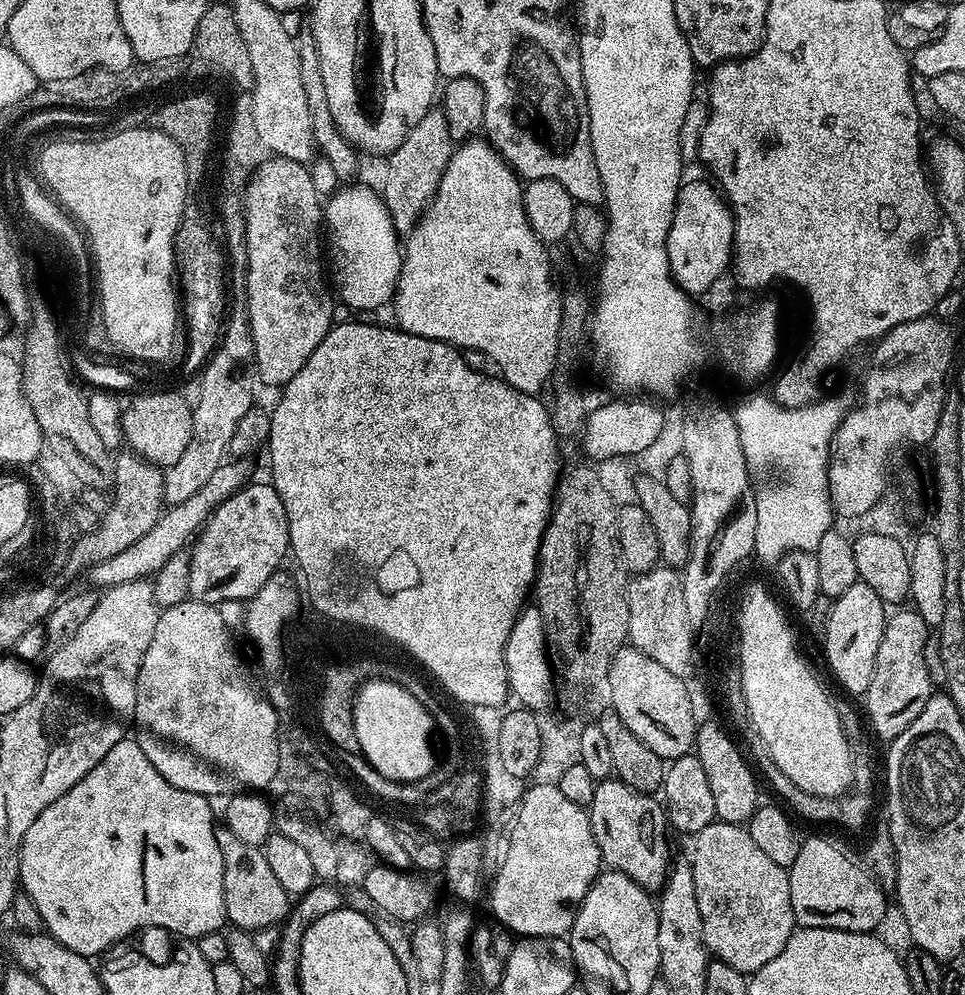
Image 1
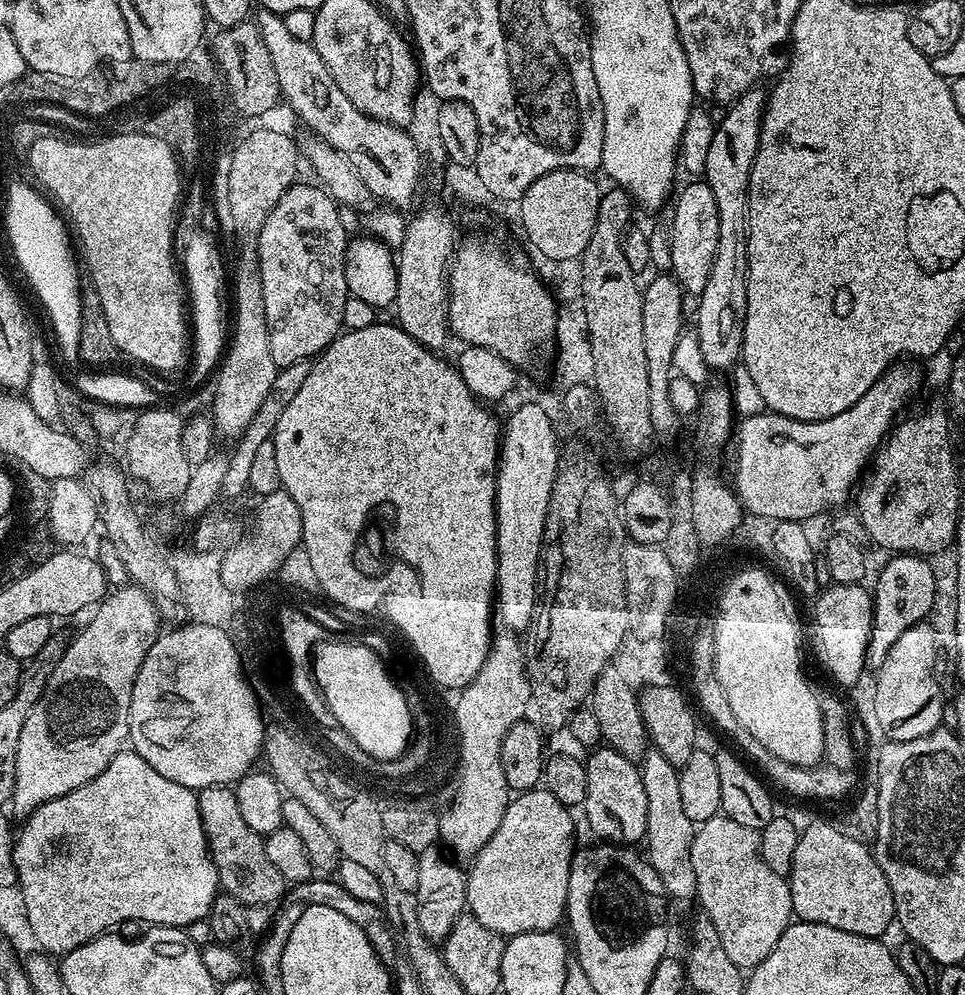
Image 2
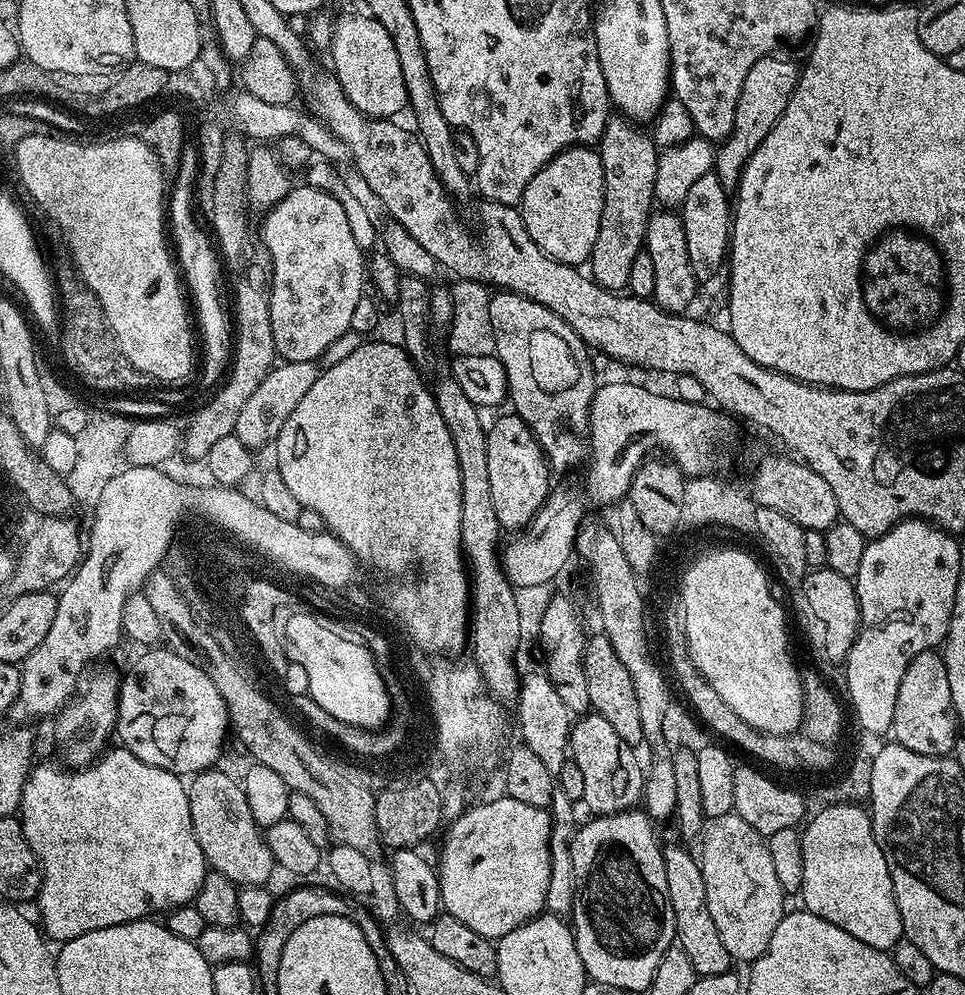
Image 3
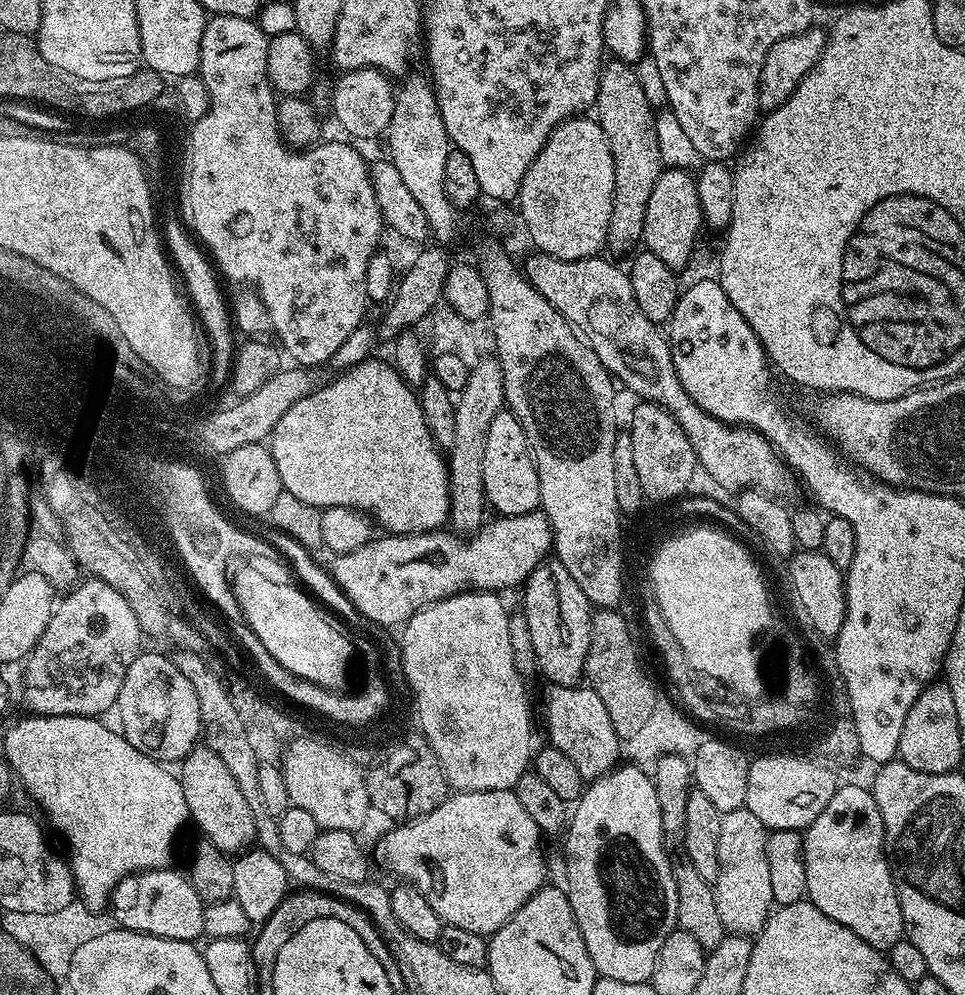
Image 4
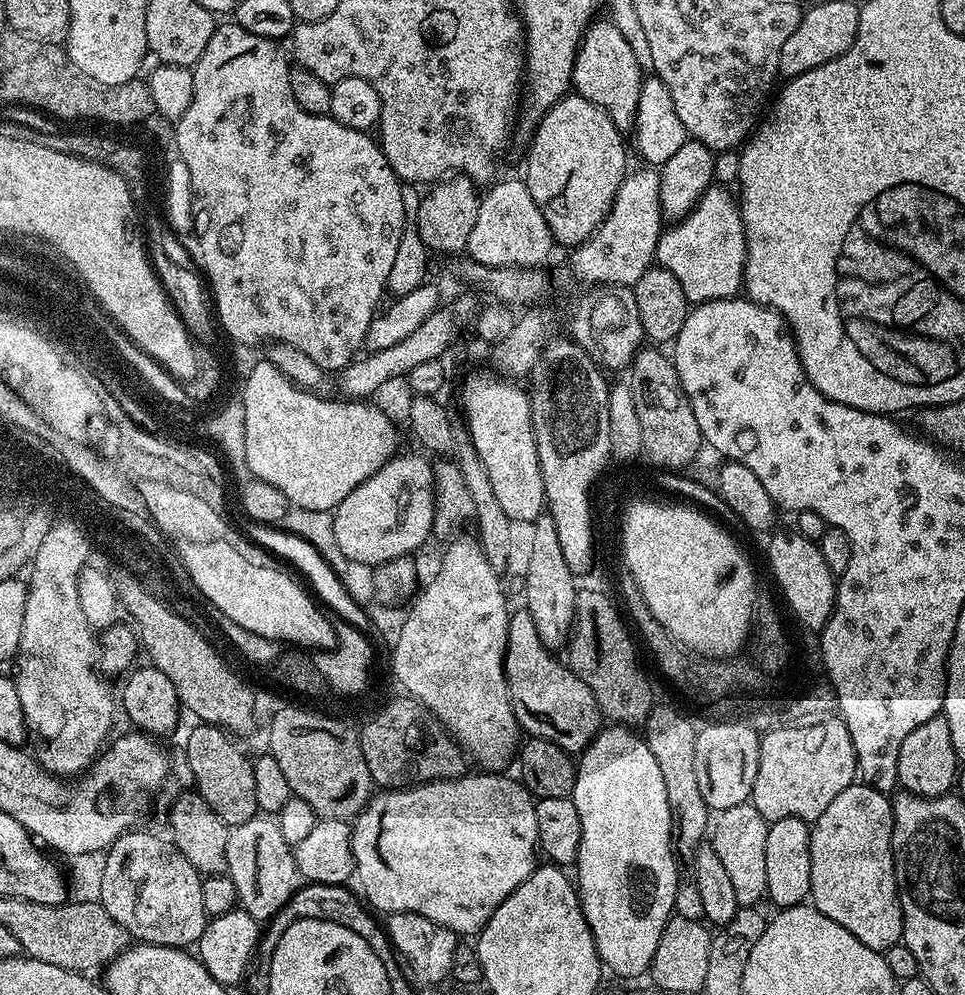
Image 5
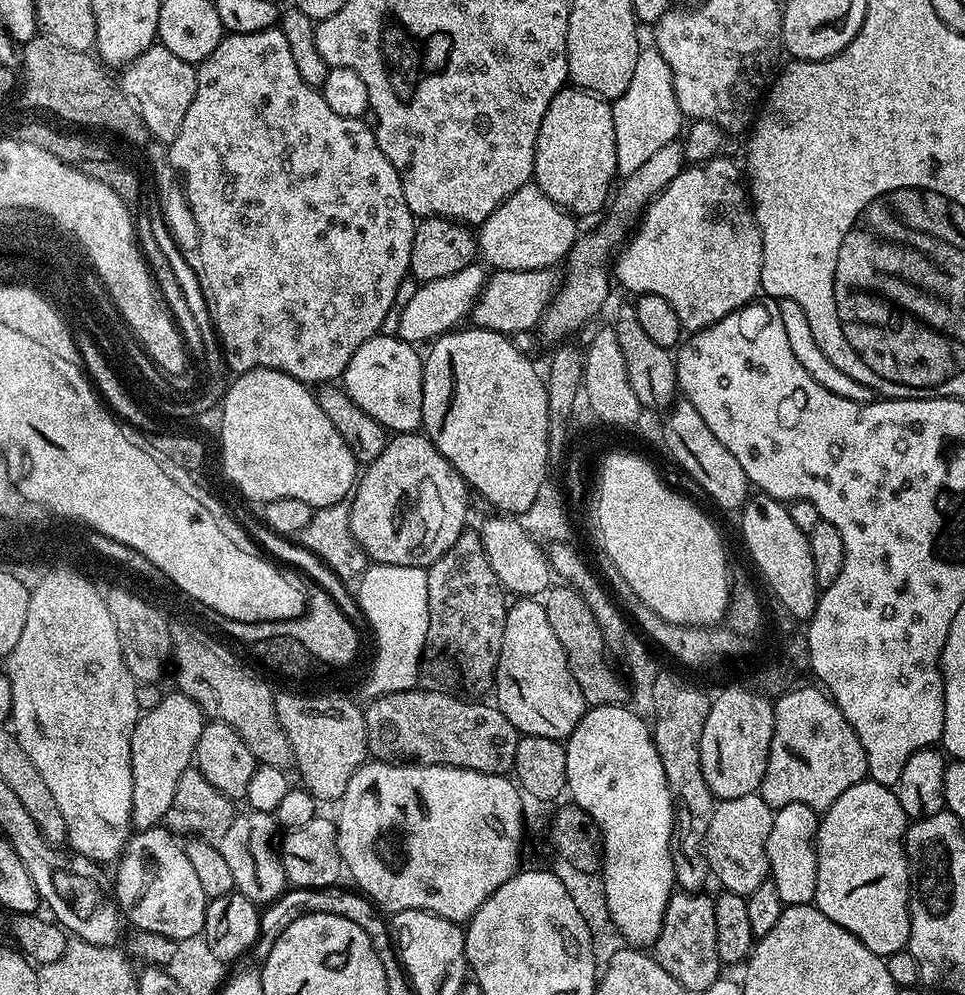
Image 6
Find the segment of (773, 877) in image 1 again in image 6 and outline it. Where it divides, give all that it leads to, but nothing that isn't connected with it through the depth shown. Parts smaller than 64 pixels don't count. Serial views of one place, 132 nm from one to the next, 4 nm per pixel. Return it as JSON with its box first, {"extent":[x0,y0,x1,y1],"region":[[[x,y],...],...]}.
{"extent":[704,792,772,898],"region":[[[756,792],[742,794],[742,798],[730,798],[717,803],[714,818],[710,818],[710,830],[706,830],[704,853],[708,859],[708,871],[713,877],[720,879],[720,888],[747,898],[751,892],[758,890],[764,880],[769,879],[768,855],[766,842],[770,838],[772,825],[772,809]]]}

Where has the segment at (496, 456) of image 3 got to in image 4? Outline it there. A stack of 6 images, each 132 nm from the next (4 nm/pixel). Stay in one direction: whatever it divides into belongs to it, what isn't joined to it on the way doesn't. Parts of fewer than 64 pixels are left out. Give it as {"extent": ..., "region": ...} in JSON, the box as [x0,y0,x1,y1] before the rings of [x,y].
{"extent":[484,410,540,516],"region":[[[501,410],[490,422],[490,434],[486,434],[484,455],[484,494],[489,505],[497,508],[500,516],[517,516],[540,508],[538,474],[528,449],[528,439],[512,412]]]}

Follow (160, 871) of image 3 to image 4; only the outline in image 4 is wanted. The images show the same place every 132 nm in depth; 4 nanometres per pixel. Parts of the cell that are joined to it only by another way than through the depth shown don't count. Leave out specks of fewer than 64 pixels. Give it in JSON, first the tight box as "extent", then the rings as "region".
{"extent":[3,714,189,909],"region":[[[24,714],[21,720],[16,720],[4,732],[3,759],[8,761],[15,779],[24,786],[32,795],[32,800],[48,815],[48,820],[60,831],[64,844],[68,847],[67,855],[70,857],[72,877],[76,883],[76,891],[79,899],[85,902],[91,909],[103,909],[112,899],[112,891],[124,878],[141,872],[149,872],[151,868],[167,868],[173,863],[172,847],[176,844],[176,835],[180,832],[184,820],[189,819],[186,798],[182,794],[179,775],[175,771],[167,772],[163,763],[157,762],[142,750],[134,750],[130,742],[115,727],[107,728],[103,719],[94,716],[34,716]]]}

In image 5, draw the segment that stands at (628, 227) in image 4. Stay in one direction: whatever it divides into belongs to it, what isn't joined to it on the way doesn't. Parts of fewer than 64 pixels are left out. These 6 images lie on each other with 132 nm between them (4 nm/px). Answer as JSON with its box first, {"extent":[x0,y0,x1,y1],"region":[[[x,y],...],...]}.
{"extent":[572,18,646,134],"region":[[[608,18],[593,19],[580,39],[580,49],[574,58],[572,71],[572,88],[575,95],[594,102],[614,122],[621,134],[633,131],[638,110],[638,94],[642,90],[642,82],[646,76],[641,71],[637,59],[634,58],[626,38]]]}

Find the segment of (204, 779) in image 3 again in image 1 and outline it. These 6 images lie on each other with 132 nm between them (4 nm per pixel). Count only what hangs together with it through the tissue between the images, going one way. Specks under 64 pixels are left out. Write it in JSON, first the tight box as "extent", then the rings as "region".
{"extent":[216,826,290,933],"region":[[[223,826],[217,827],[216,837],[218,850],[222,850],[222,886],[227,923],[250,933],[262,930],[263,927],[282,925],[289,914],[290,897],[271,872],[263,851],[254,846],[246,846],[246,842],[230,834],[230,830]]]}

